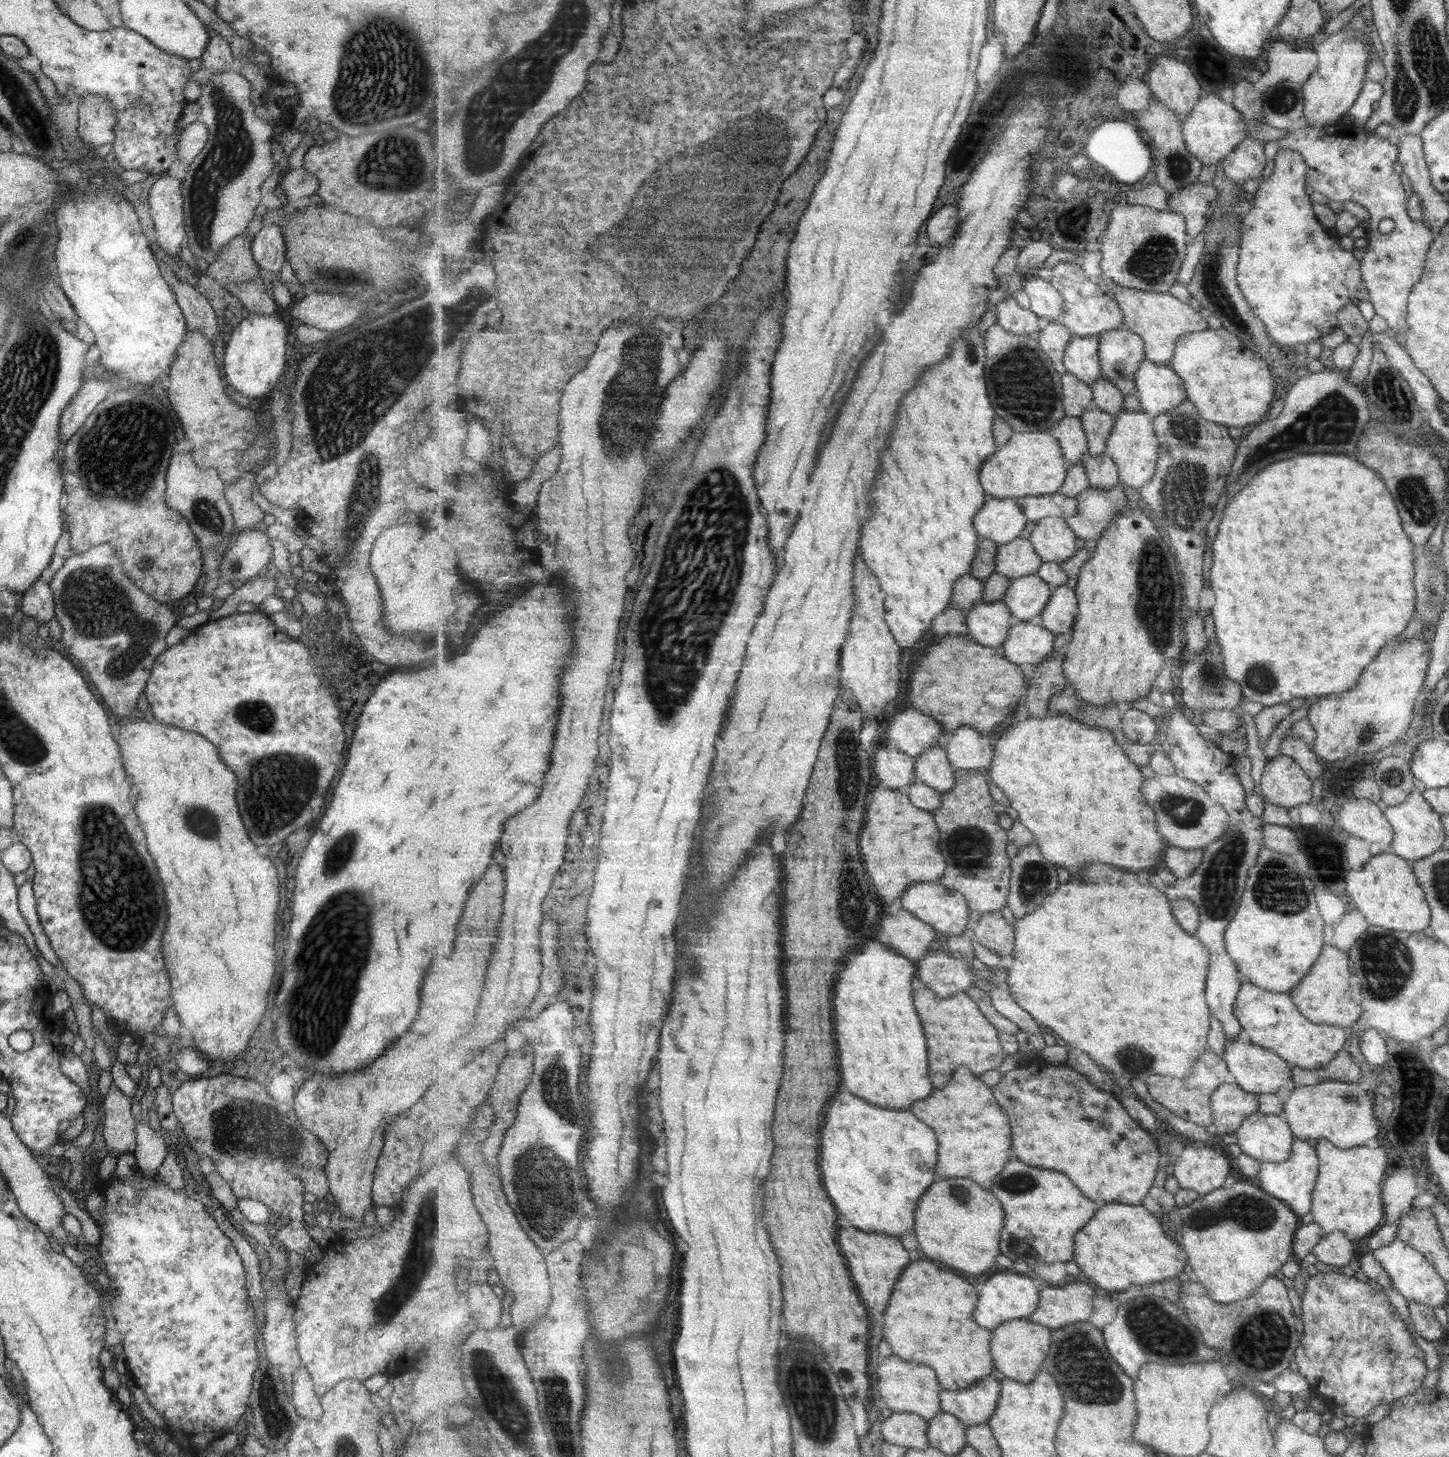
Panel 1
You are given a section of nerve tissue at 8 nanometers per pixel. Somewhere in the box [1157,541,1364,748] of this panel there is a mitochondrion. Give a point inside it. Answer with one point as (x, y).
(1260, 677)

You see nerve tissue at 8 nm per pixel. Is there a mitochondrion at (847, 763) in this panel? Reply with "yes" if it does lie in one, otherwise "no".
yes

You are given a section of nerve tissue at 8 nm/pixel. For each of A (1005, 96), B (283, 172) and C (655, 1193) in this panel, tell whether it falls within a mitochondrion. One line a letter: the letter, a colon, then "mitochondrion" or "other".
A: other
B: other
C: other

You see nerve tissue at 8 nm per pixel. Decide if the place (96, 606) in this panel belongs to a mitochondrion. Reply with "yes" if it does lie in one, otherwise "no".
yes

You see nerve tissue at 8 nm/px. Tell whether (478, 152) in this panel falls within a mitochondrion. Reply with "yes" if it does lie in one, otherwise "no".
yes

